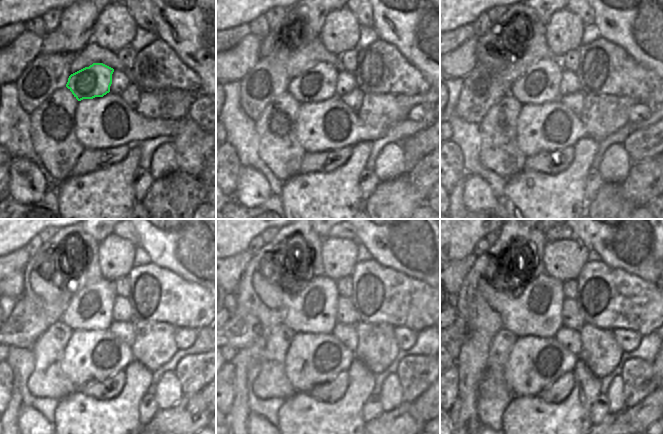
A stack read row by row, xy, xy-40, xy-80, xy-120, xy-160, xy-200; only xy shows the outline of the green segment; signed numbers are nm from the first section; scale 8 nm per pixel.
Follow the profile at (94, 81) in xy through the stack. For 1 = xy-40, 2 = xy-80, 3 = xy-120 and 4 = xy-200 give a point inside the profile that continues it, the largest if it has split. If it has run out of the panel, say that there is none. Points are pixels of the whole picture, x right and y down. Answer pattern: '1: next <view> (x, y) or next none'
1: next xy-40 (318, 83)
2: next xy-80 (540, 84)
3: next xy-120 (90, 309)
4: next xy-200 (537, 311)

